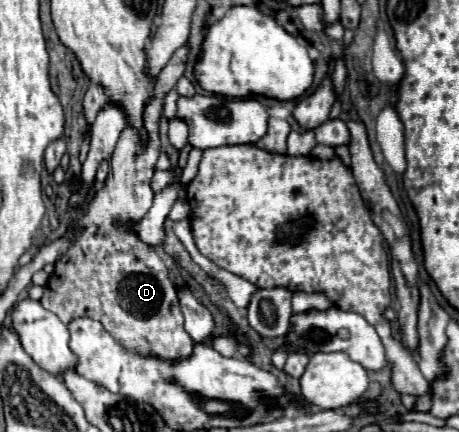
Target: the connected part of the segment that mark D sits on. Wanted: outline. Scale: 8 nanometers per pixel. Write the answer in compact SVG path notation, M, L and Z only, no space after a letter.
M188 44L180 46L154 82L152 96L144 106L144 130L148 142L142 142L140 130L132 126L126 126L120 134L110 160L112 172L104 188L90 200L82 220L72 224L84 226L84 232L54 264L54 274L40 300L42 306L52 310L64 324L82 316L98 320L124 350L138 352L140 356L156 356L160 360L184 360L184 356L192 356L196 342L184 330L176 286L170 282L164 262L154 248L144 244L136 234L118 230L114 220L140 220L152 206L154 192L150 188L150 178L160 156L158 122L162 118L164 96L184 74L188 52Z

